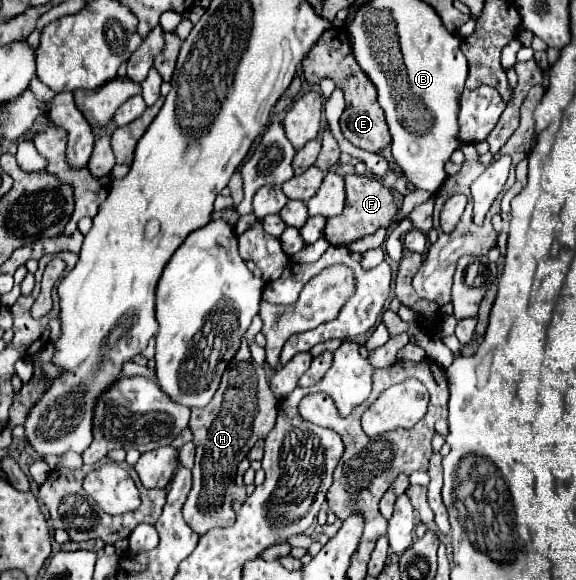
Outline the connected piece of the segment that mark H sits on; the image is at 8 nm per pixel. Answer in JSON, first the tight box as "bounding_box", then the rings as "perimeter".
{"bounding_box":[183,340,277,534],"perimeter":[[[243,340],[239,352],[225,370],[213,400],[205,408],[191,410],[189,428],[195,434],[193,442],[197,446],[197,454],[193,466],[193,488],[183,504],[183,518],[191,530],[205,534],[211,528],[225,528],[235,522],[233,488],[237,464],[259,438],[265,438],[275,428],[275,420],[277,398],[269,390],[265,368],[253,362],[249,346]]]}

